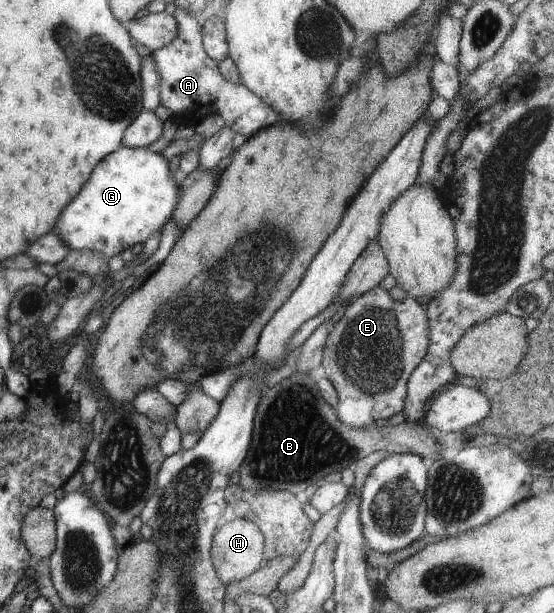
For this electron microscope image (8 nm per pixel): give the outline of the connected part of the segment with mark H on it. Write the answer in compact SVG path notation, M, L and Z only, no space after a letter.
M230 516L223 519L213 532L209 550L214 570L218 575L218 580L222 582L222 586L238 582L242 578L250 576L252 572L256 572L263 562L262 551L263 536L256 528L256 524Z

